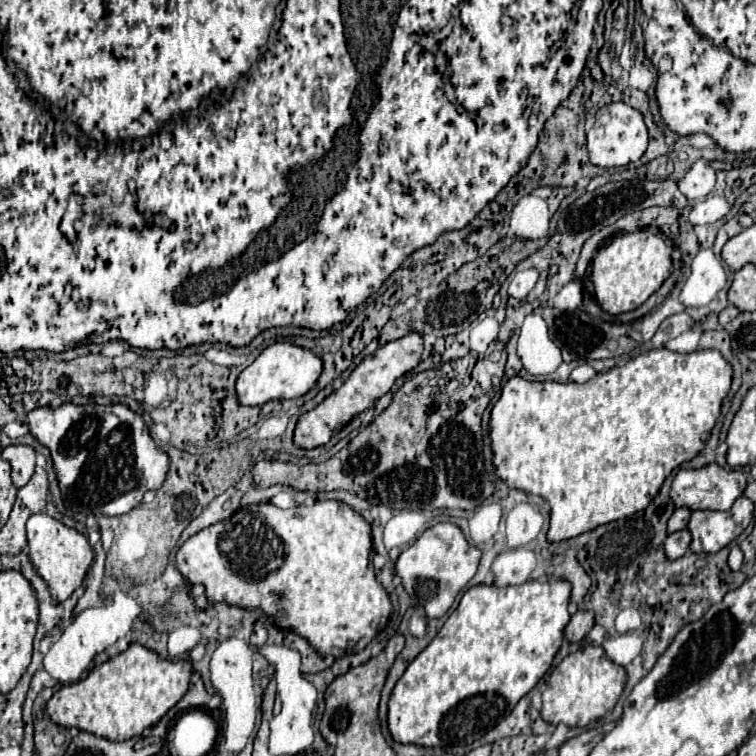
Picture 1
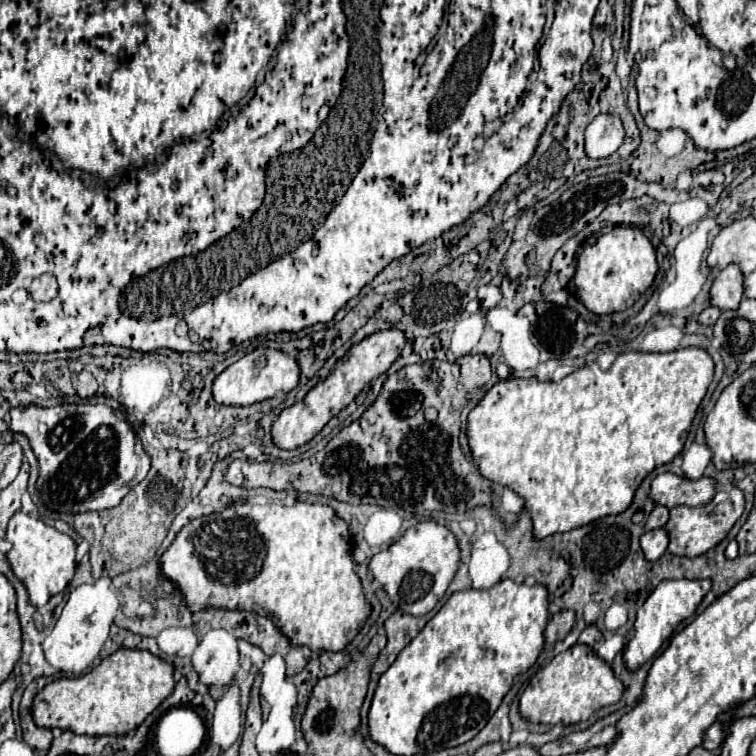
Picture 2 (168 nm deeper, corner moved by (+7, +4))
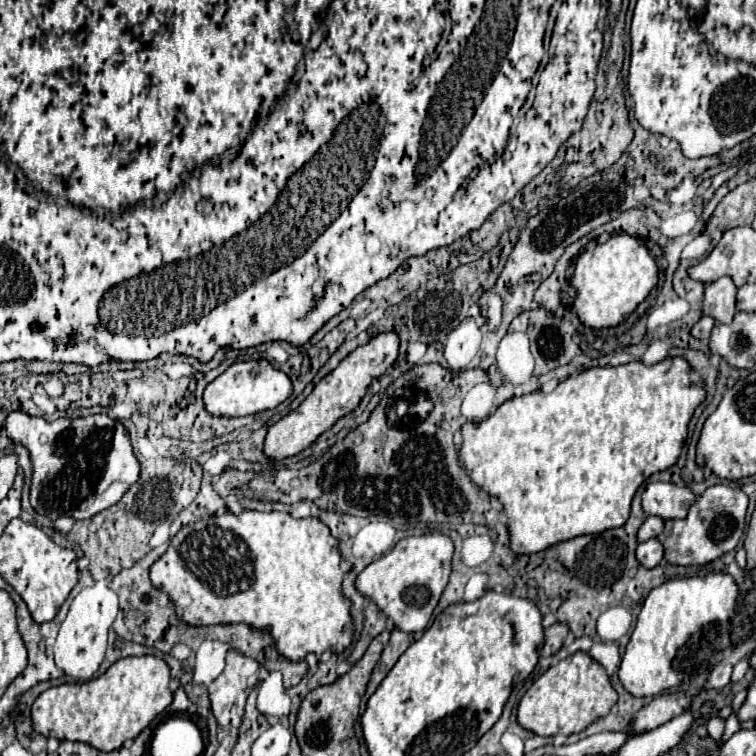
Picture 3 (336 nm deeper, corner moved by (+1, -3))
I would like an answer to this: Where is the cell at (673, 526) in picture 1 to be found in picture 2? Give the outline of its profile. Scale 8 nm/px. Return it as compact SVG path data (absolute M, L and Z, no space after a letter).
M657 505L657 507L651 511L651 515L649 515L647 523L645 523L645 531L663 527L663 525L667 523L667 517L669 517L669 509L663 509L661 505Z

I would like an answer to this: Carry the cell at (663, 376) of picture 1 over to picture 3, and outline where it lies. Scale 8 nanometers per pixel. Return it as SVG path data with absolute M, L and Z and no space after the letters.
M675 356L675 358L667 358L663 362L647 366L641 360L637 362L629 362L625 366L605 366L605 368L589 368L583 370L579 376L569 376L563 384L557 386L557 390L545 394L545 392L531 392L525 396L515 396L507 402L503 402L493 416L487 416L481 422L467 422L461 428L463 434L463 448L459 454L459 462L463 466L463 470L467 472L467 476L485 492L497 496L503 506L505 512L509 516L509 534L511 534L511 550L517 554L533 554L533 552L541 552L553 544L559 544L563 540L571 540L583 534L601 534L609 528L619 528L621 524L625 524L625 520L629 518L629 508L631 508L631 500L635 496L635 492L639 490L639 486L655 472L667 470L671 468L681 450L683 450L683 442L687 438L689 432L689 420L695 412L695 408L705 400L705 384L703 382L691 382L691 366L683 356Z

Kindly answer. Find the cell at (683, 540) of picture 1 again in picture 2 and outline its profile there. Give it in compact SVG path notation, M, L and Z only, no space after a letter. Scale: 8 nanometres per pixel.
M653 529L641 535L641 551L647 561L657 561L667 551L667 531L665 529Z

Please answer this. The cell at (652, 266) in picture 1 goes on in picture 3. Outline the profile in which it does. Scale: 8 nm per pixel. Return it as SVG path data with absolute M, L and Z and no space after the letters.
M615 234L607 242L597 244L595 250L585 250L577 262L569 280L569 294L573 296L573 310L579 320L589 328L611 328L625 322L635 308L657 286L659 270L637 236Z

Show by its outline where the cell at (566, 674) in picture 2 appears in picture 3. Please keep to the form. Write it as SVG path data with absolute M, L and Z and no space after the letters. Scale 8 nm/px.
M575 652L573 656L551 666L543 676L533 682L533 686L519 702L517 722L539 736L555 736L559 732L569 736L573 732L585 730L597 718L607 716L615 702L617 692L611 686L605 668L595 662L587 652Z

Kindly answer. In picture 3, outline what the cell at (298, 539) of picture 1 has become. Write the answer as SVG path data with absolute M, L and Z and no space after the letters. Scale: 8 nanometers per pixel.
M245 510L243 514L235 516L231 512L225 512L223 516L211 516L207 520L201 520L201 522L195 522L195 524L189 524L189 526L183 526L177 536L171 540L167 552L151 566L151 582L155 588L163 590L169 594L169 598L173 600L175 604L175 610L177 610L177 618L181 618L183 622L191 624L191 626L207 626L207 624L237 624L237 622L243 622L243 624L249 624L253 628L259 628L259 630L267 630L273 640L275 640L275 646L279 650L279 654L283 654L287 660L303 660L309 652L315 652L317 656L325 654L325 652L331 652L331 654L343 654L351 642L353 642L353 636L355 636L355 626L353 626L353 620L349 616L349 608L351 608L351 602L343 596L343 590L341 590L341 582L343 582L343 570L341 570L341 552L339 552L339 540L329 532L327 524L323 524L319 518L315 516L307 516L307 518L293 518L291 514L287 512L253 512L253 510Z

